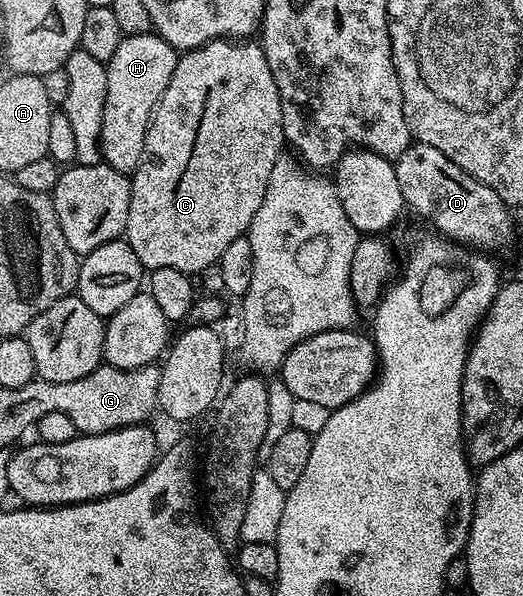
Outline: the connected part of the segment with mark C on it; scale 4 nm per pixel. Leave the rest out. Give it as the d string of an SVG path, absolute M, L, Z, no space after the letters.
M223 38L183 51L176 62L176 70L172 70L172 82L168 82L168 90L164 90L160 102L154 107L154 114L150 117L150 125L146 131L142 161L130 181L130 205L124 239L132 246L143 269L172 266L172 270L200 274L206 267L217 265L227 246L236 242L236 238L249 233L252 218L256 218L256 210L260 210L260 202L264 202L268 178L272 178L272 166L276 166L276 162L283 159L285 139L280 90L276 90L276 78L272 78L272 70L268 66L268 58L261 43L251 42L246 38Z

